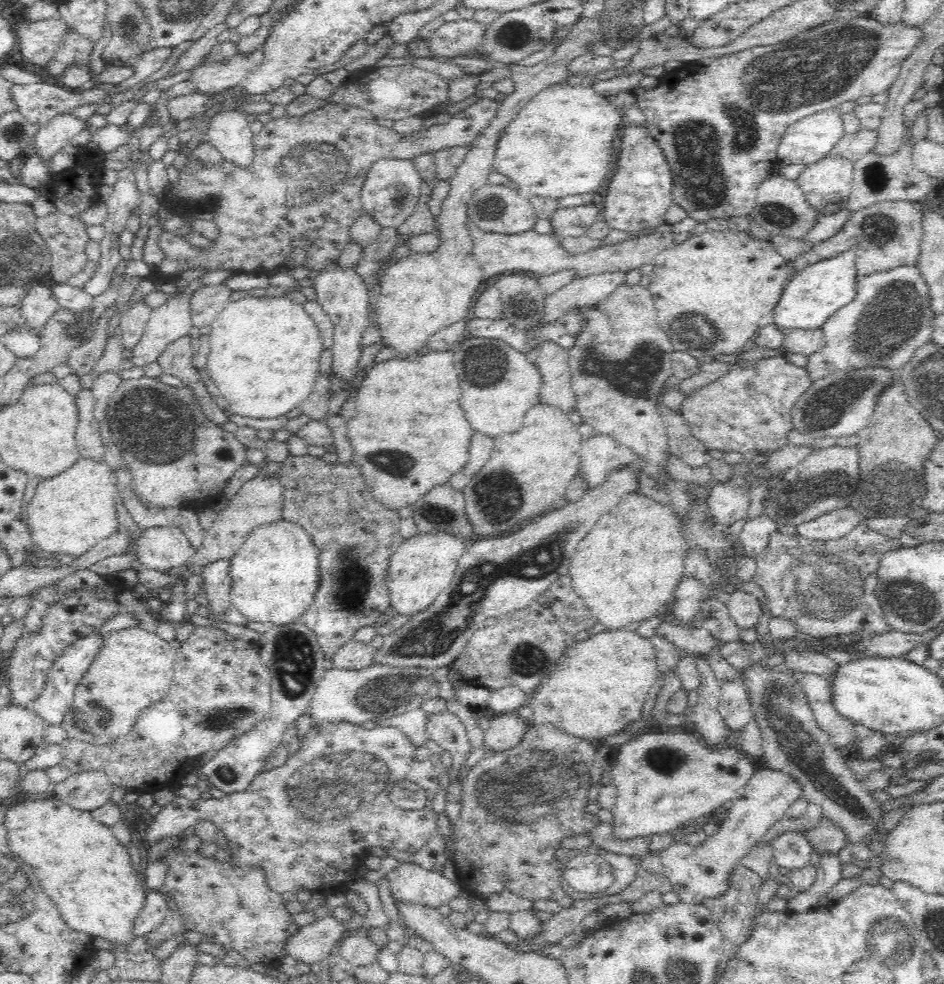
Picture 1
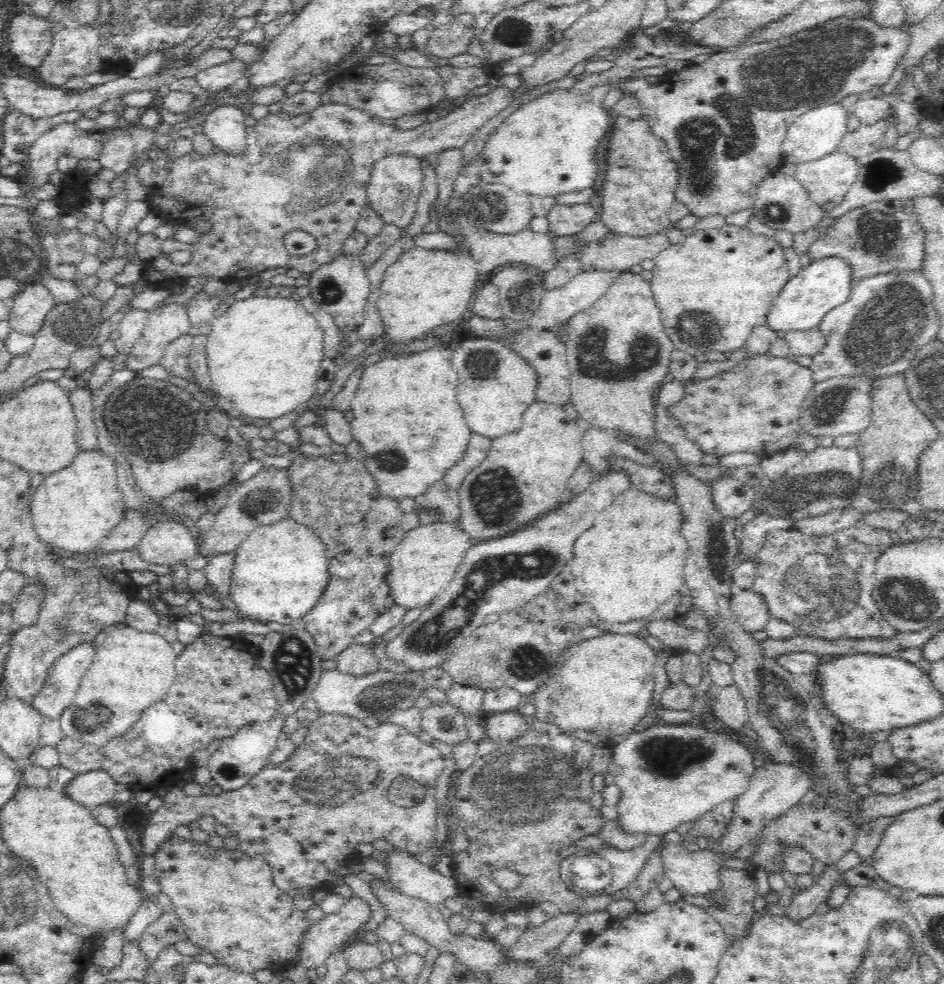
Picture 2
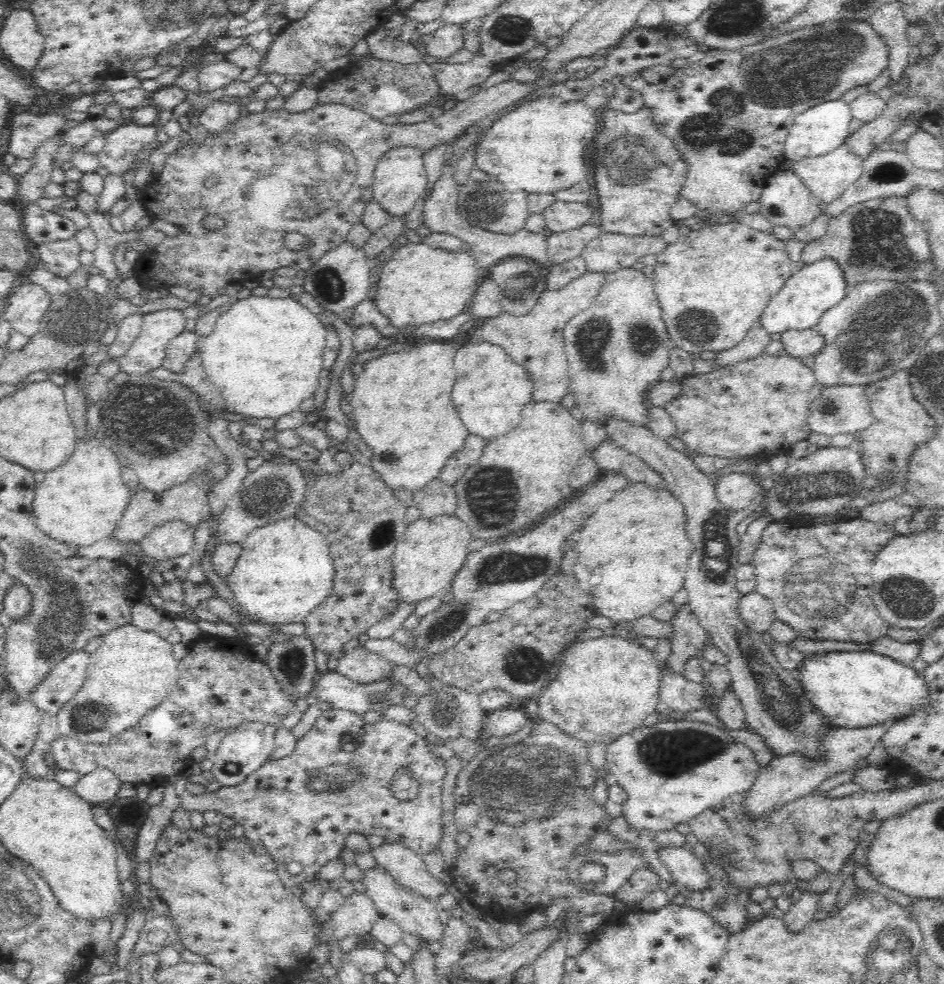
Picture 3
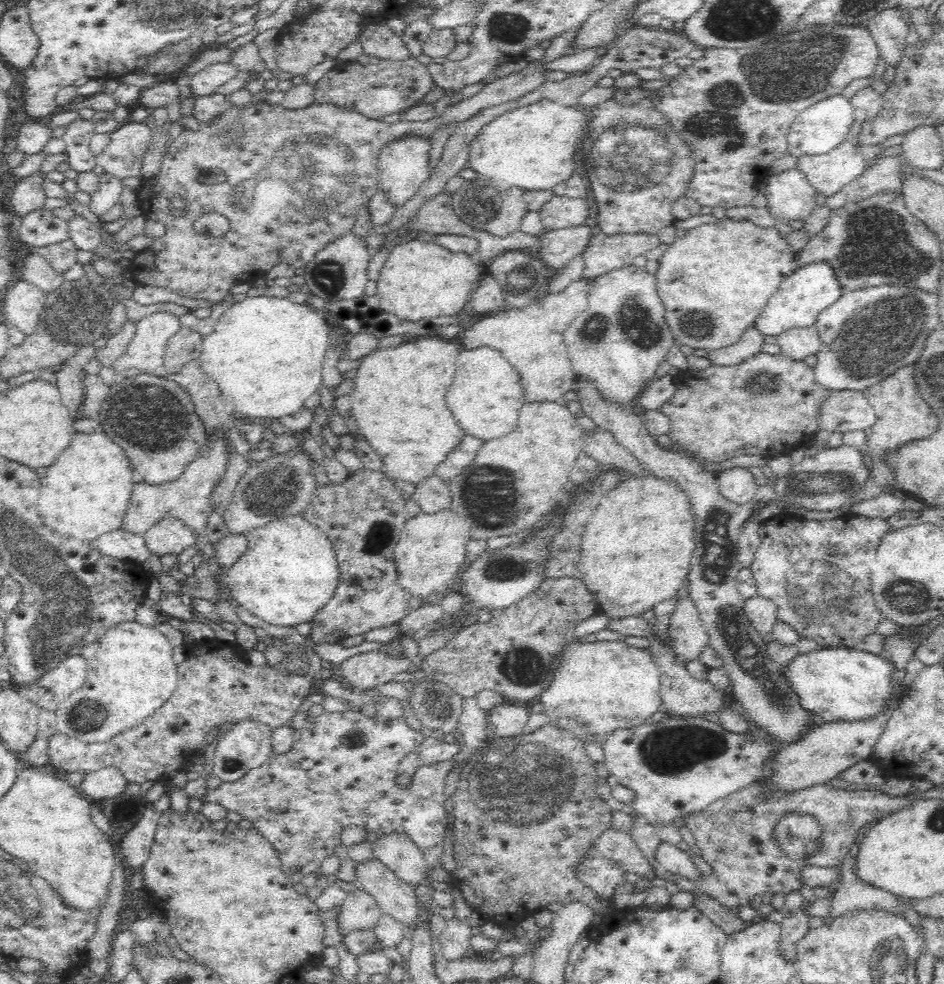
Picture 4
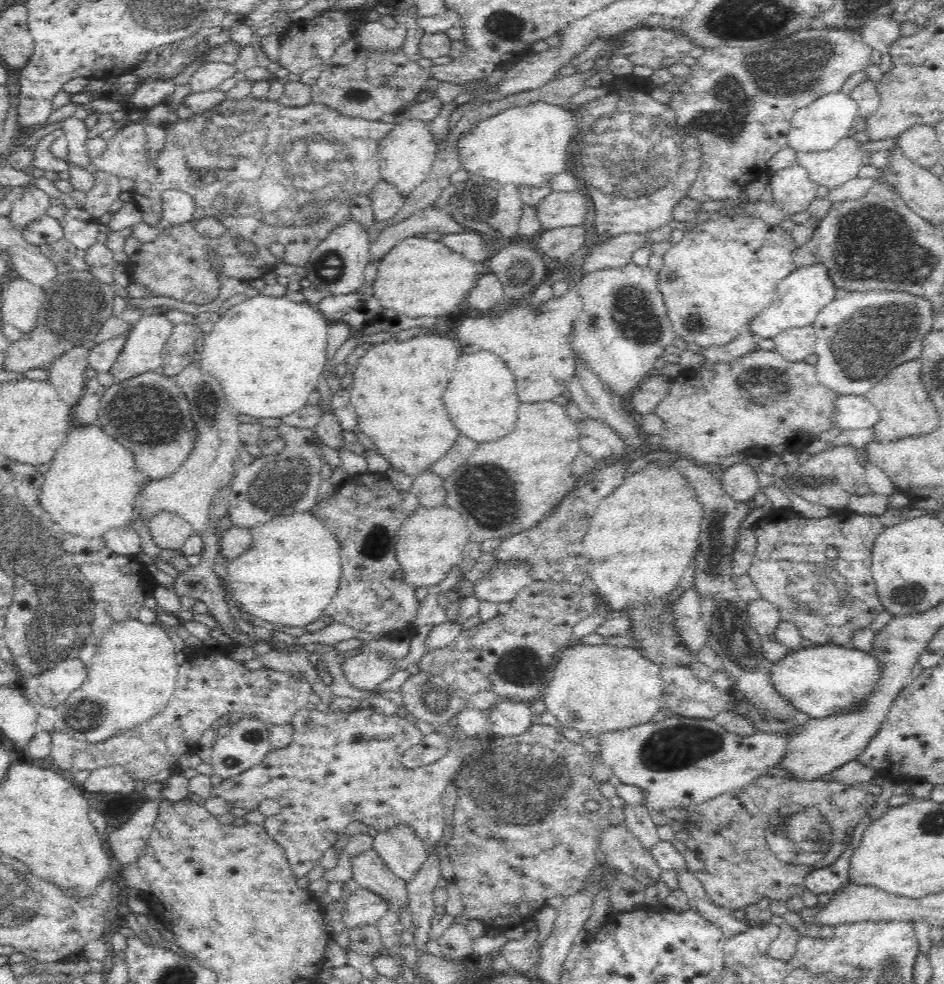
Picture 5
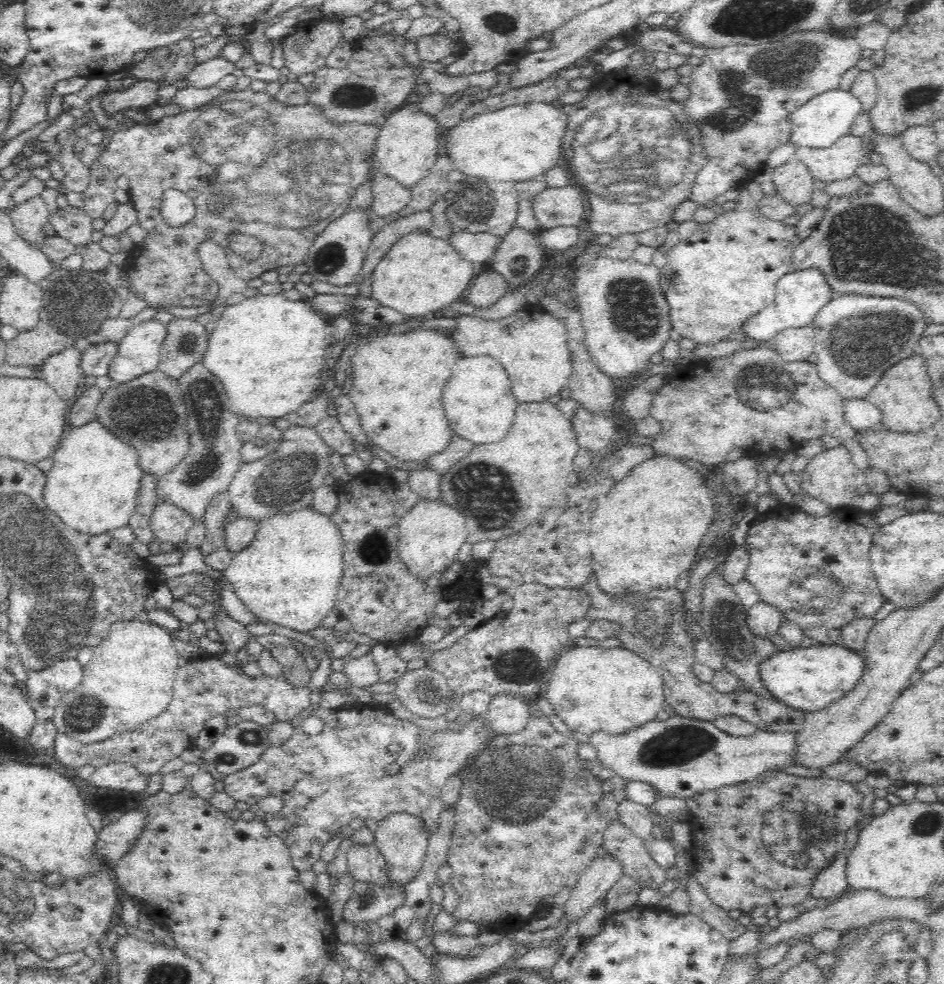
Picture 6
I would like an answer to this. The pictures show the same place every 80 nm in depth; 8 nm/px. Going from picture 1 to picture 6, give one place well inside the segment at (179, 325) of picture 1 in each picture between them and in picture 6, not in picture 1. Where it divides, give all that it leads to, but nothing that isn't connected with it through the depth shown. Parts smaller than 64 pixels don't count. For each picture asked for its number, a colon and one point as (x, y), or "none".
2: (170, 321)
3: (148, 351)
4: (146, 351)
5: (143, 350)
6: (139, 352)

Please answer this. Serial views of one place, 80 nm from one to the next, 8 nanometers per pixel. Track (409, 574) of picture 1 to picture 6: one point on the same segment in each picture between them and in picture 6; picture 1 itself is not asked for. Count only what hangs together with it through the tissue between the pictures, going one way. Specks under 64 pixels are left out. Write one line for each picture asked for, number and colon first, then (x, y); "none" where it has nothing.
2: (423, 565)
3: (425, 562)
4: (432, 547)
5: (431, 541)
6: (431, 534)

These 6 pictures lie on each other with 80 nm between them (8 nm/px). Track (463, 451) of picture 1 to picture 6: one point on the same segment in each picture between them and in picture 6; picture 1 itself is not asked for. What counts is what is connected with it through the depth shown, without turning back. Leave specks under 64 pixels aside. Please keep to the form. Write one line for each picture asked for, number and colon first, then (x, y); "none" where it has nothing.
2: (407, 420)
3: (402, 404)
4: (399, 394)
5: (397, 388)
6: (398, 381)

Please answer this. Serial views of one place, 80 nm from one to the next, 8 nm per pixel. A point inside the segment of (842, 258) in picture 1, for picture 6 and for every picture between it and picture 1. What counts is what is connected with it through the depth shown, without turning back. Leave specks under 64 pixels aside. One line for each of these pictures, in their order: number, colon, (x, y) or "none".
2: (821, 285)
3: (815, 288)
4: (804, 294)
5: (798, 299)
6: (800, 295)

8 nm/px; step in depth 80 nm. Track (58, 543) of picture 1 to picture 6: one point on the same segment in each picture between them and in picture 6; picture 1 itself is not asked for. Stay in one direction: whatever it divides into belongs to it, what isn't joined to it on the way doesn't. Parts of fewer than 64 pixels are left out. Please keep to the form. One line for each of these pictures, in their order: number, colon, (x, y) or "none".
2: (73, 509)
3: (81, 502)
4: (87, 491)
5: (90, 487)
6: (92, 486)

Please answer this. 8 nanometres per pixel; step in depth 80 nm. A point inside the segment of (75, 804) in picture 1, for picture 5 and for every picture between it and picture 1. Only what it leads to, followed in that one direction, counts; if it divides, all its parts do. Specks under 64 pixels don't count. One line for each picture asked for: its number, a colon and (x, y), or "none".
2: (91, 789)
3: (102, 785)
4: (109, 782)
5: (113, 778)

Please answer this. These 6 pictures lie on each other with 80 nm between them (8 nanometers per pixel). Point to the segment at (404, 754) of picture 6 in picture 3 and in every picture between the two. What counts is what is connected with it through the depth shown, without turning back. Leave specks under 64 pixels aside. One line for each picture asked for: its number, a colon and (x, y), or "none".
3: (277, 811)
4: (301, 801)
5: (340, 767)

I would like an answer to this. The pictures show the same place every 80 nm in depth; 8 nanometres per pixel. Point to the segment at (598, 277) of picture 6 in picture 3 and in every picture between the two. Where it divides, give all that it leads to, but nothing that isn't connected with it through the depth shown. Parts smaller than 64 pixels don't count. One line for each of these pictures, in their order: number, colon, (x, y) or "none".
3: (617, 348)
4: (618, 342)
5: (624, 327)

